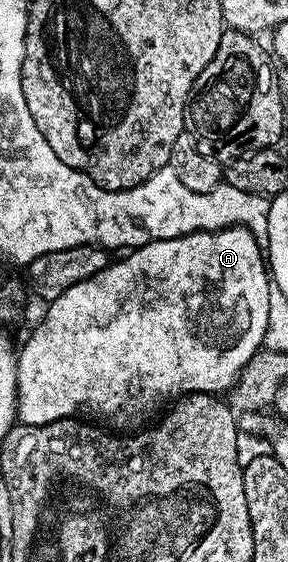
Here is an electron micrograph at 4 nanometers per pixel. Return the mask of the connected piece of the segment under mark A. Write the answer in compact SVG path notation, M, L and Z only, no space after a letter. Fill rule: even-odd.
M231 225L229 229L189 233L183 237L173 237L140 245L123 257L126 257L123 261L115 260L107 265L104 271L84 279L84 283L76 283L76 287L68 287L64 295L49 302L47 309L50 310L47 311L46 318L35 327L34 334L26 341L26 346L23 349L21 346L18 353L17 415L17 420L21 424L47 425L65 417L73 417L105 423L114 431L134 431L145 426L151 420L149 417L162 404L165 406L167 402L179 395L188 393L222 395L225 389L233 390L238 384L238 378L242 375L242 369L257 355L259 349L263 348L268 327L272 278L268 272L268 261L264 256L263 246L252 230L243 229L240 225Z

